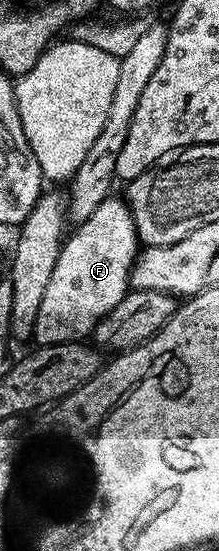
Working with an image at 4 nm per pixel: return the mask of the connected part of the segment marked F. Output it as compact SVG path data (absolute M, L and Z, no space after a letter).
M109 198L89 214L83 224L78 225L64 239L63 249L59 251L57 266L53 266L53 278L49 278L49 286L45 290L45 298L41 298L41 310L37 310L35 323L34 343L39 346L48 344L69 344L83 338L99 325L99 320L129 291L131 267L134 266L136 257L141 251L139 235L131 217L126 199Z

